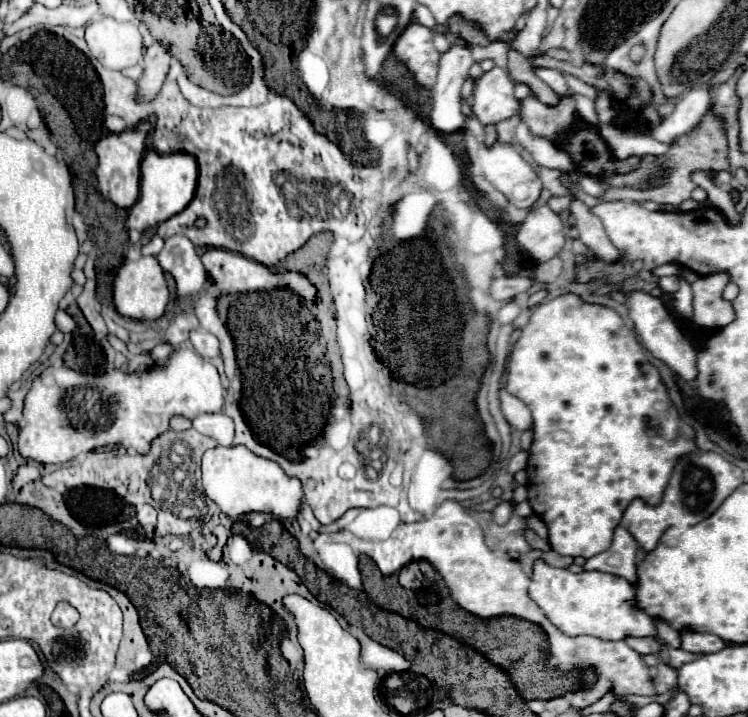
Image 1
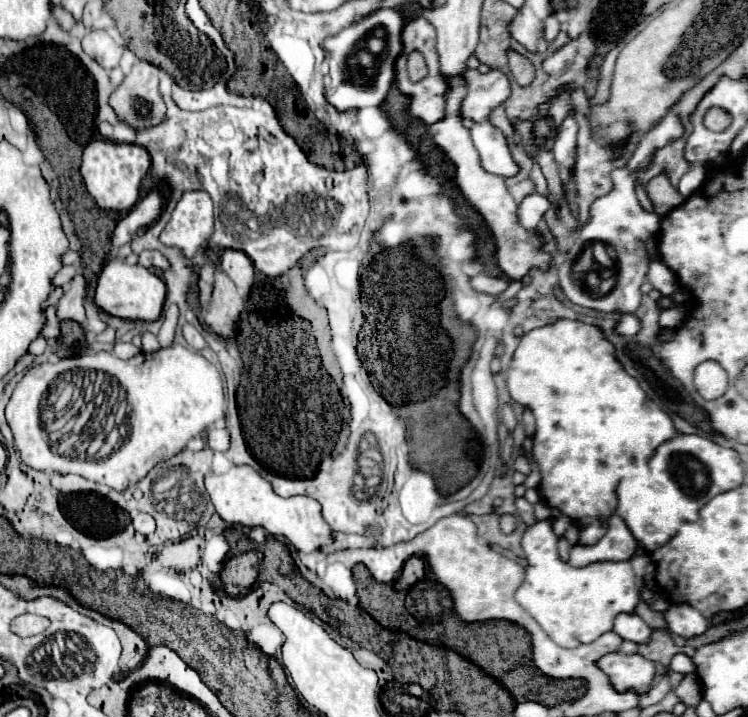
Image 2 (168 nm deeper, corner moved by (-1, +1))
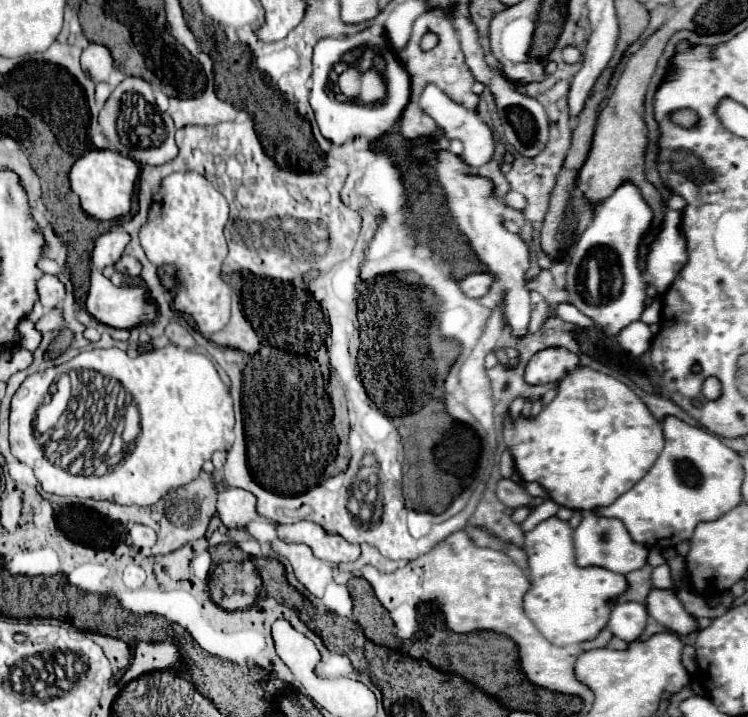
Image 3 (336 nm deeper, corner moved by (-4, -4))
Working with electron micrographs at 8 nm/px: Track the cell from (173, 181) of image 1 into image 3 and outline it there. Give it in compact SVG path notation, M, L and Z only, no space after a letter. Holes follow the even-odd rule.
M110 231L100 235L92 251L92 267L104 269L106 265L114 265L120 259L128 241L130 241L130 235L126 235L124 231Z

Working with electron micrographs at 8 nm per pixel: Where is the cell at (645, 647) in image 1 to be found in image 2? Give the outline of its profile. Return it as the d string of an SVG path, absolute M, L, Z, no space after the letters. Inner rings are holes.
M619 614L615 618L613 630L623 640L629 640L635 644L649 644L651 642L651 628L637 614Z

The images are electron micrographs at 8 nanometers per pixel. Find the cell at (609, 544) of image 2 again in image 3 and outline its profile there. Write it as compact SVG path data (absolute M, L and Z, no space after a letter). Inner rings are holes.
M584 511L584 519L574 531L574 549L576 549L576 563L580 567L594 565L594 567L604 567L608 571L622 573L622 575L644 567L650 553L648 547L632 541L632 537L628 535L620 519L608 519L608 517L596 515L596 511Z

